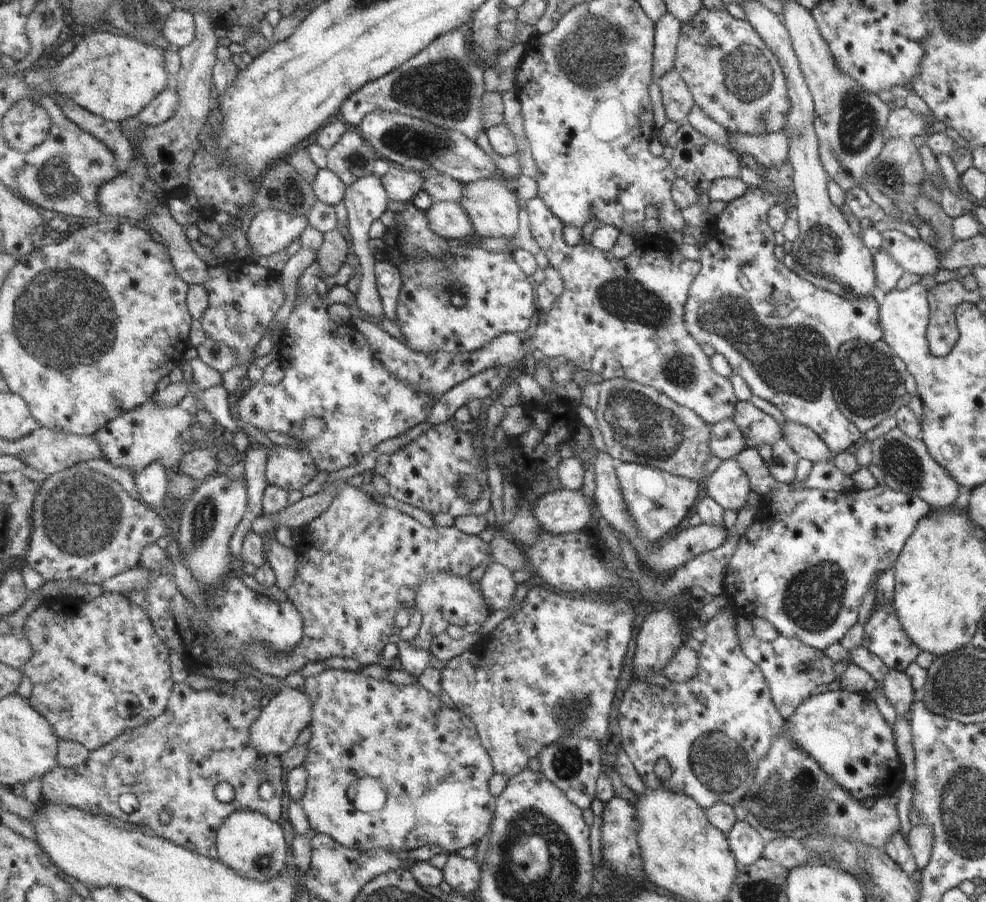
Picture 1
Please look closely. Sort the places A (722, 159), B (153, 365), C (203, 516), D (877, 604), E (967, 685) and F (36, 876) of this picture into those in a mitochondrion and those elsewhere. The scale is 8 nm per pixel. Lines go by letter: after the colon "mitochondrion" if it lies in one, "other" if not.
A: other
B: other
C: mitochondrion
D: other
E: mitochondrion
F: other

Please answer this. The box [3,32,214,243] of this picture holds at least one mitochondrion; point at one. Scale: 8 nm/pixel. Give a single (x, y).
(62, 179)

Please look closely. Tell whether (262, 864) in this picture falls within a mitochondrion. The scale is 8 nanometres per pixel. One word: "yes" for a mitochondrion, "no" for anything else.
yes

